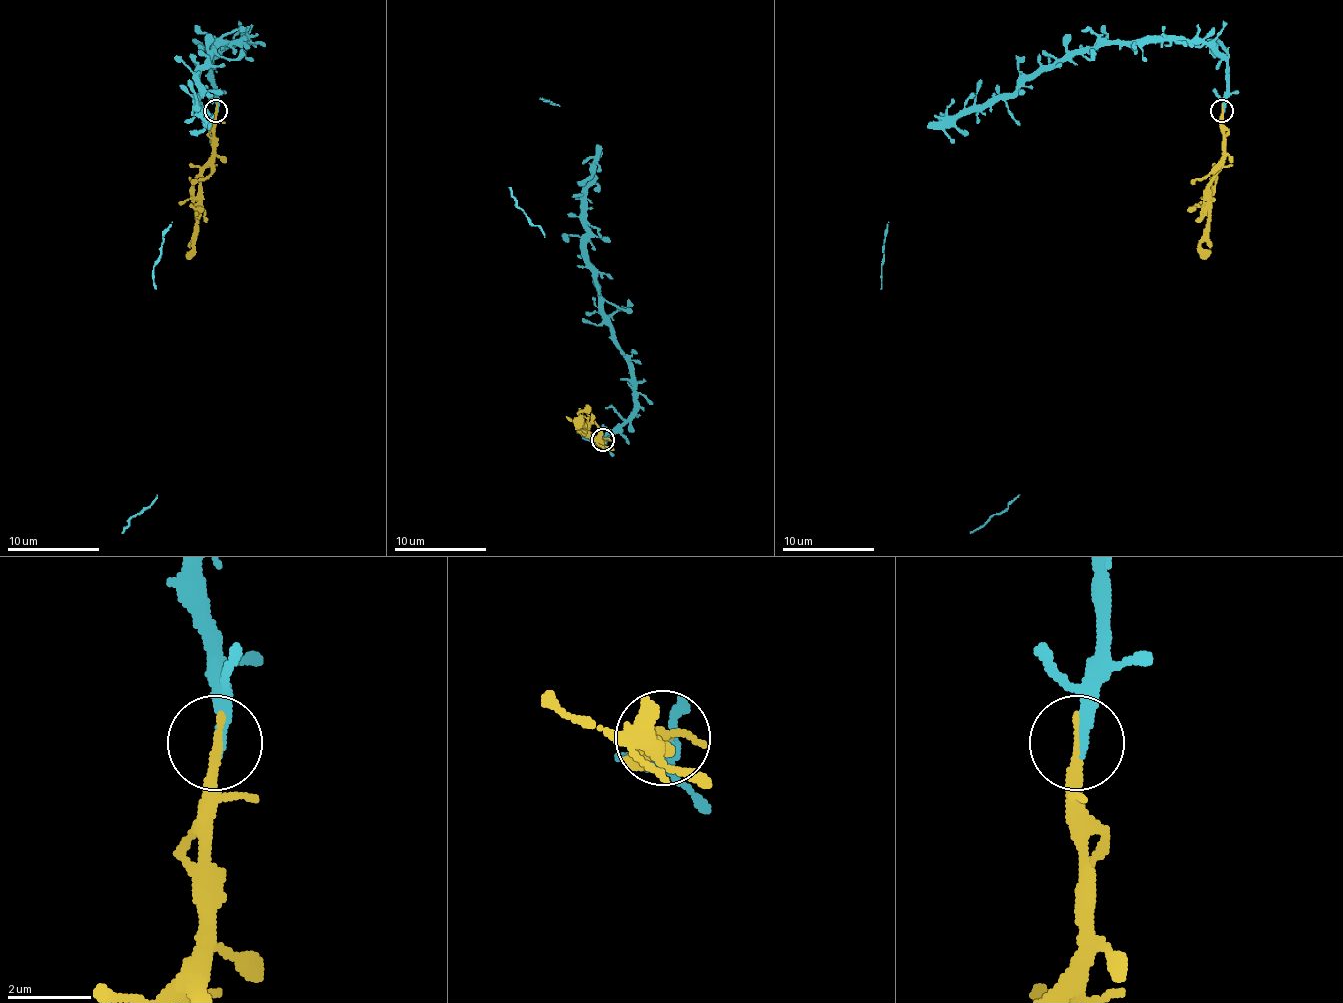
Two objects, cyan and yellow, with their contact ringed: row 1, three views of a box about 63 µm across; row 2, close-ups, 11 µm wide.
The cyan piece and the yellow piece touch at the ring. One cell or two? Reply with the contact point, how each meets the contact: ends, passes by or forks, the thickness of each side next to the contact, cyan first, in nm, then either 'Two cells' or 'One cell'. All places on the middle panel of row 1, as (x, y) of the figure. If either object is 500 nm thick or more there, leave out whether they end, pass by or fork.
Place: (603, 439). At the ring cyan ends. At the ring yellow ends. Thickness 300 nm (cyan) against 280 nm. One cell

